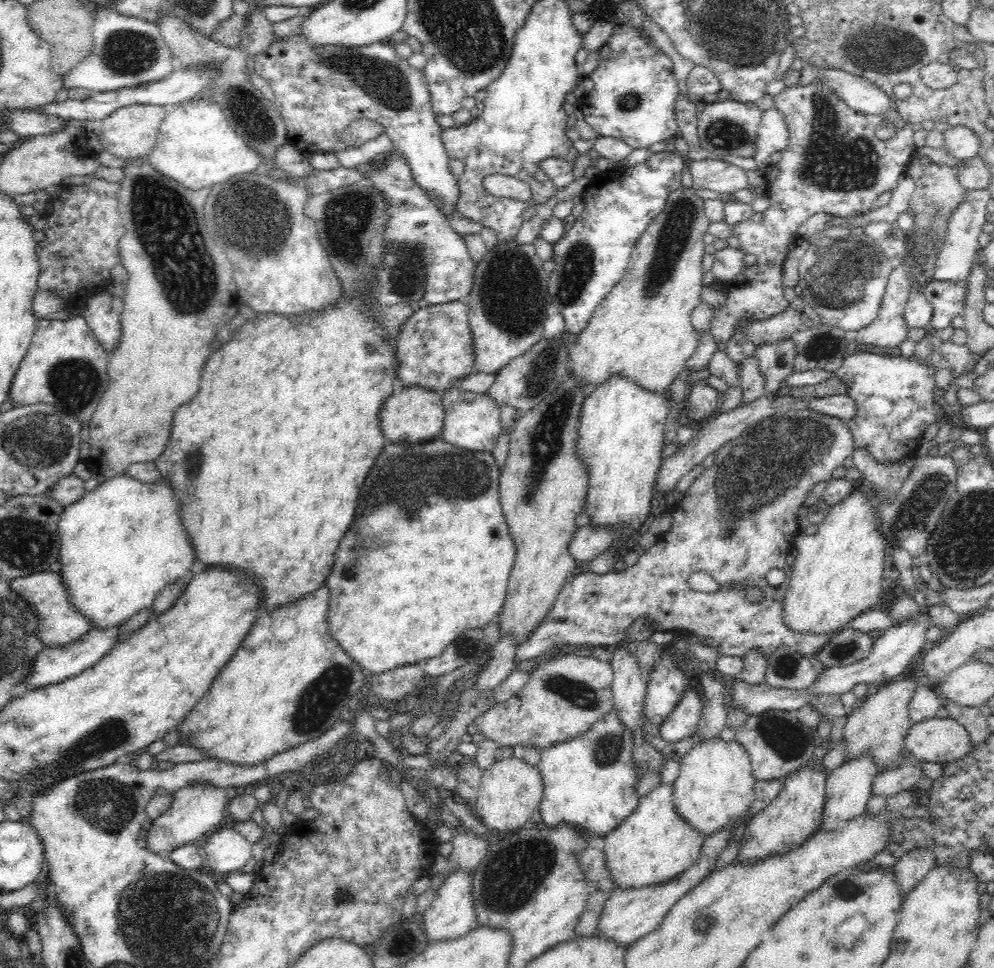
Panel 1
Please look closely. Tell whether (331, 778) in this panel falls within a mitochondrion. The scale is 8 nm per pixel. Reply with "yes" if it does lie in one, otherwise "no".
no

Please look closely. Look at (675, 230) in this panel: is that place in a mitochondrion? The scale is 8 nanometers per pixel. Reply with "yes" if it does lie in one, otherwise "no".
yes

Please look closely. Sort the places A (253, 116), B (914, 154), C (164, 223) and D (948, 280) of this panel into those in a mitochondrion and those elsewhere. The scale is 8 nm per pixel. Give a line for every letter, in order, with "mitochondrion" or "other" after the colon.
A: mitochondrion
B: other
C: mitochondrion
D: other

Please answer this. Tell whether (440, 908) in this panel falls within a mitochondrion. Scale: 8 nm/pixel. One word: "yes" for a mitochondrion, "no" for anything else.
no

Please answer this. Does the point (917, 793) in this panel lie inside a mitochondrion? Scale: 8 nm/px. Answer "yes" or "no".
no

